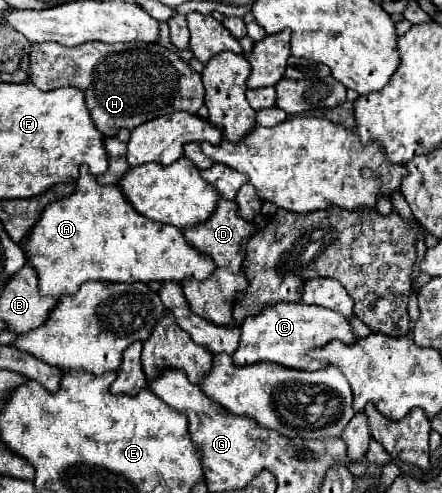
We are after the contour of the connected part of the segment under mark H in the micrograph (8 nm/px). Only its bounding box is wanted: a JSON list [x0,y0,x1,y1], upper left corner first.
[29,41,205,137]

